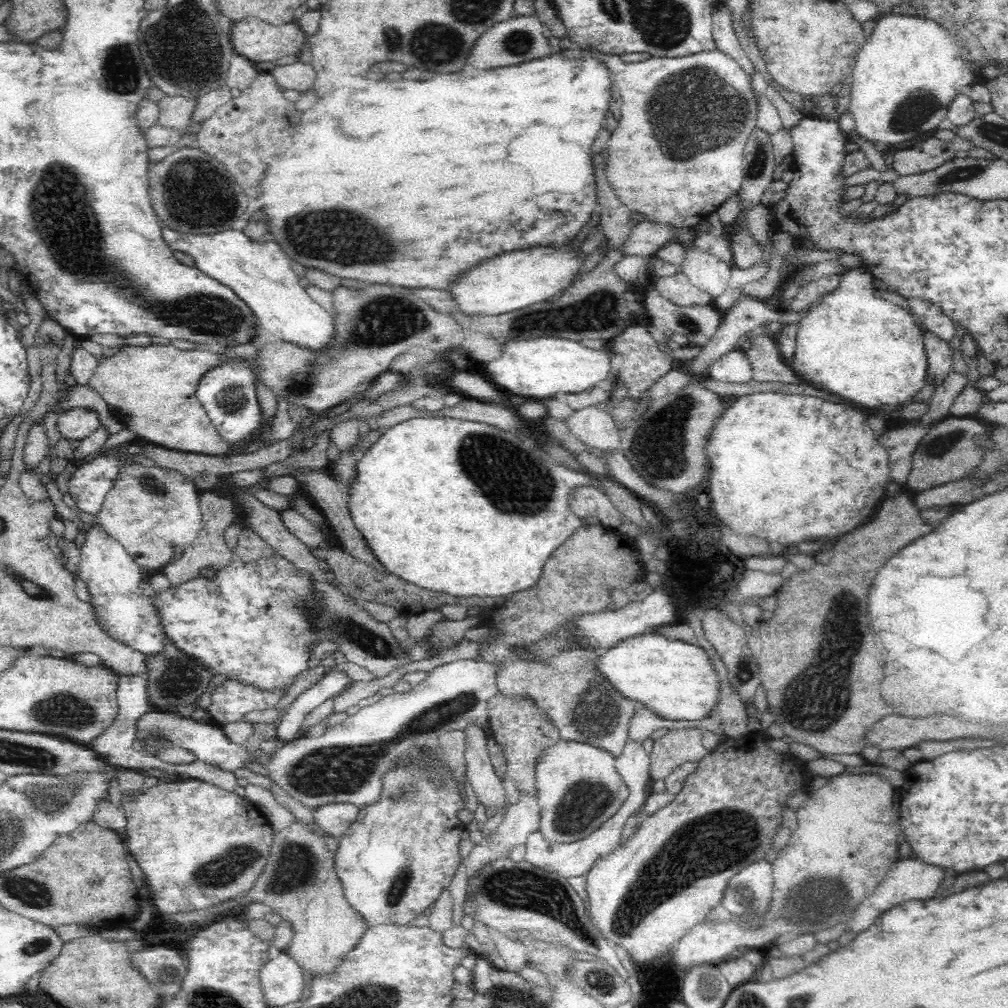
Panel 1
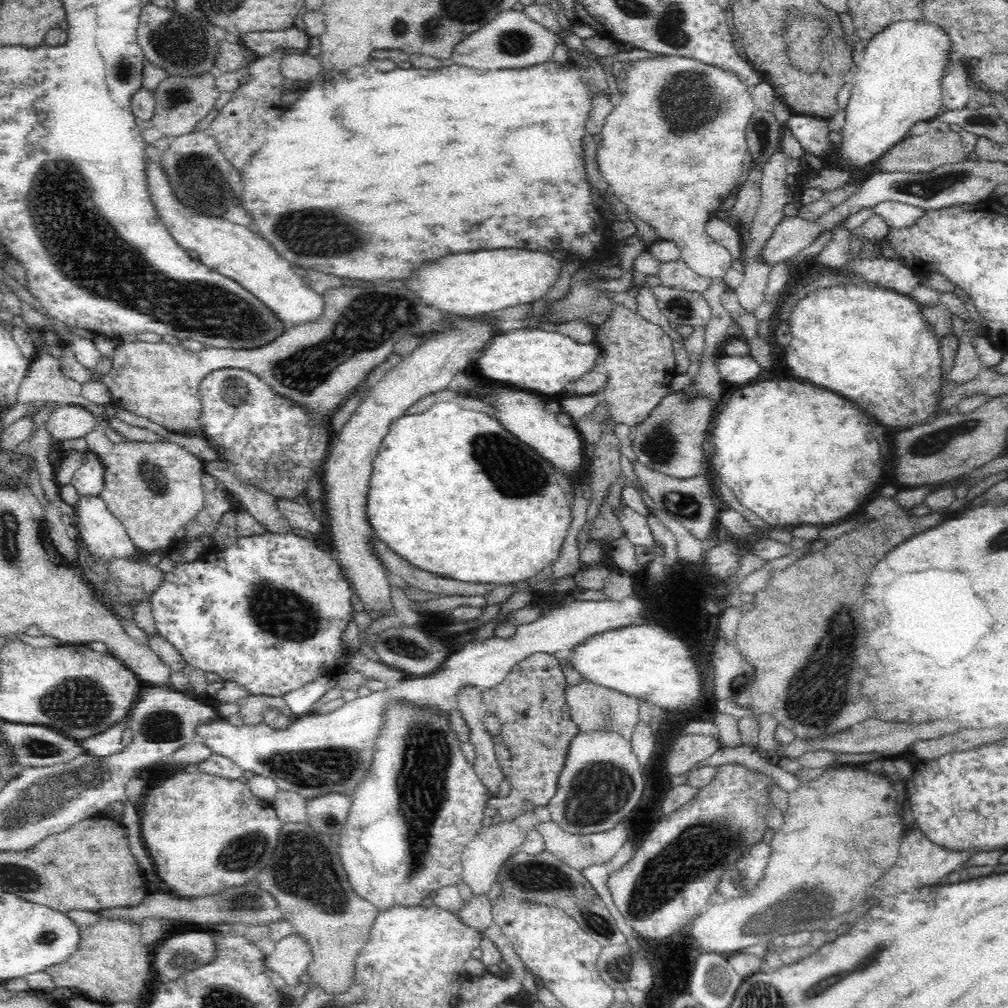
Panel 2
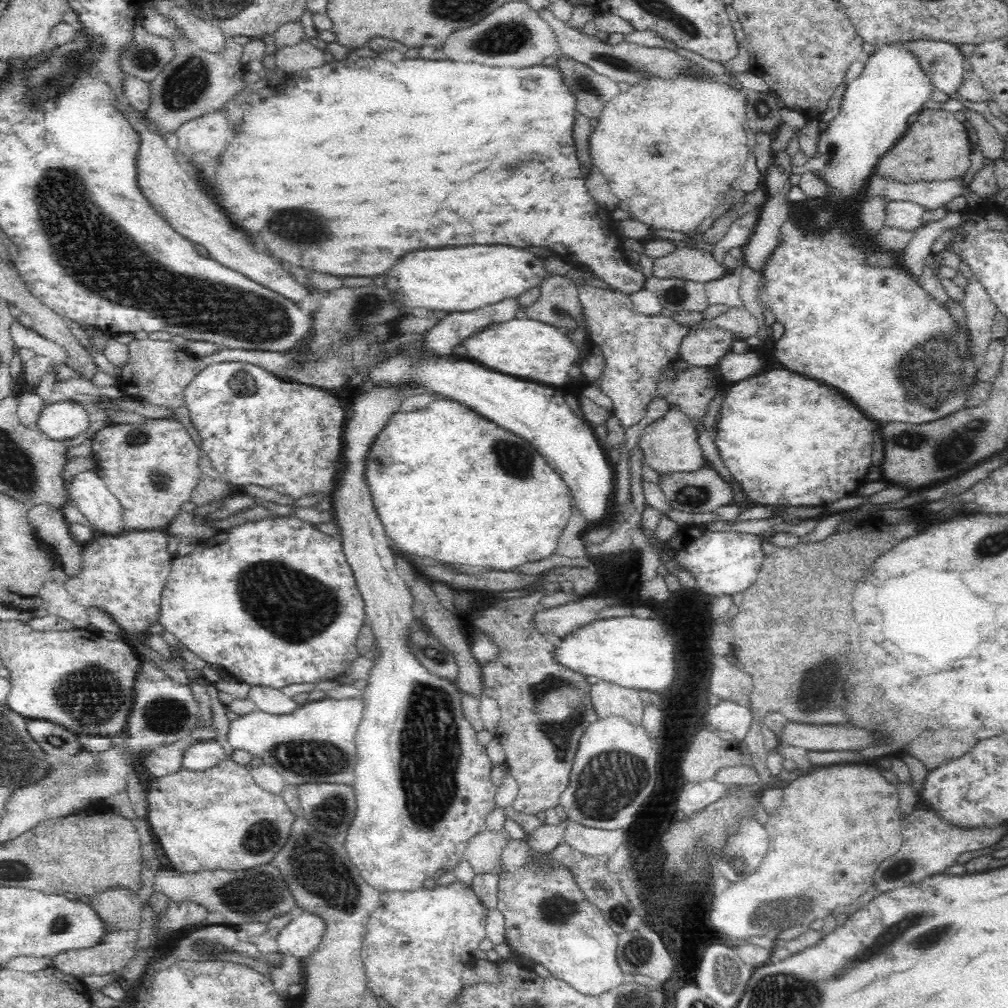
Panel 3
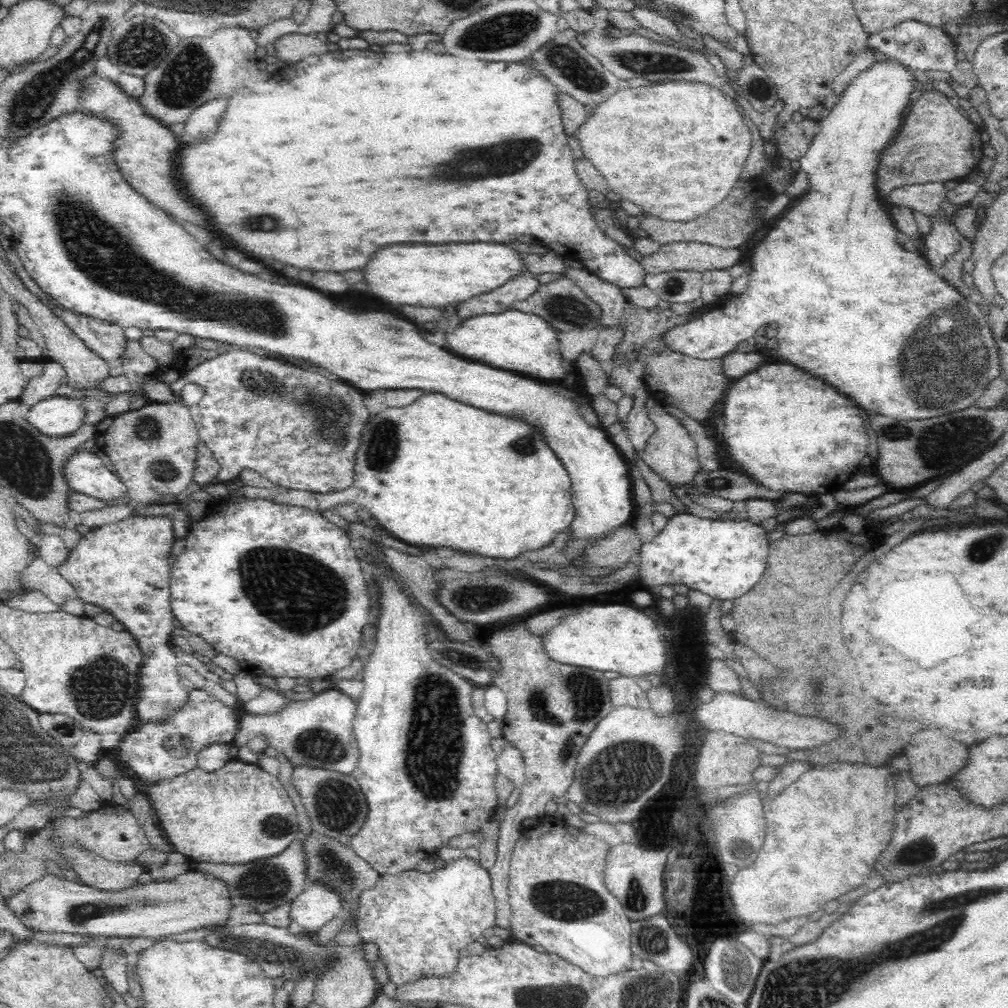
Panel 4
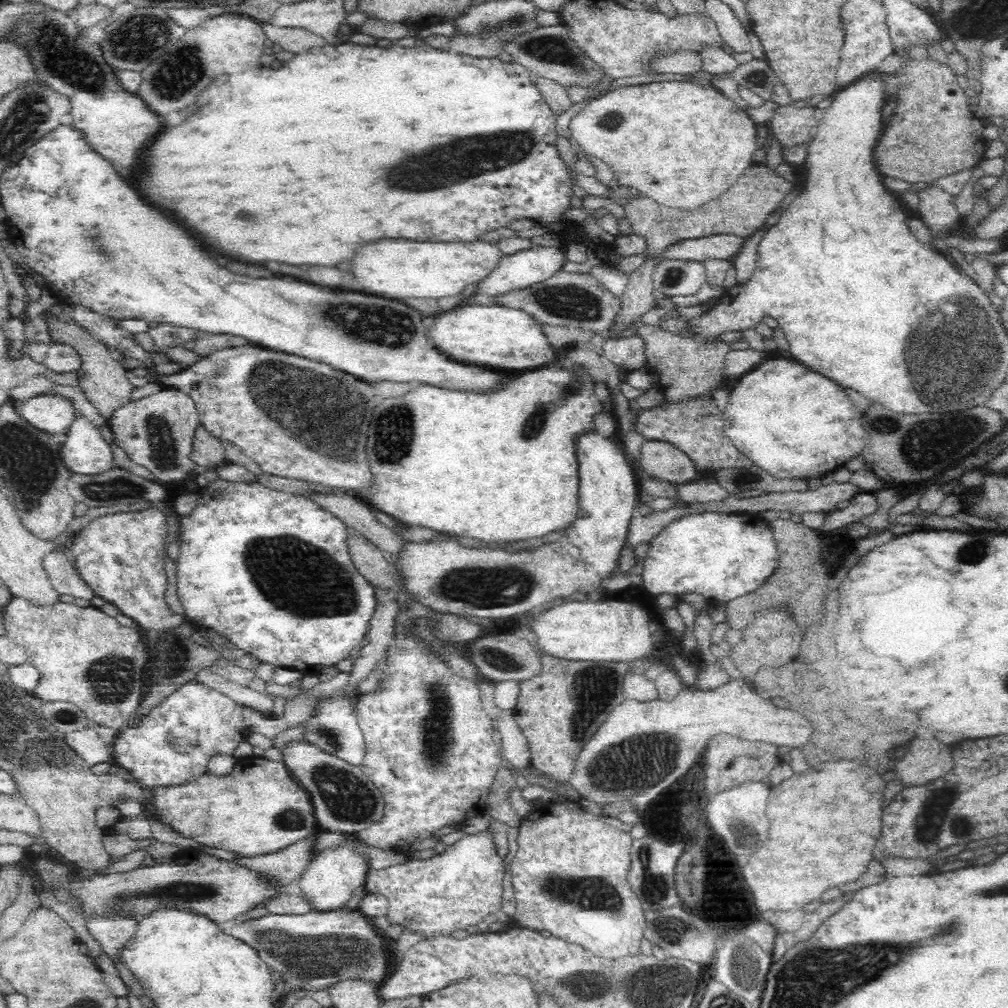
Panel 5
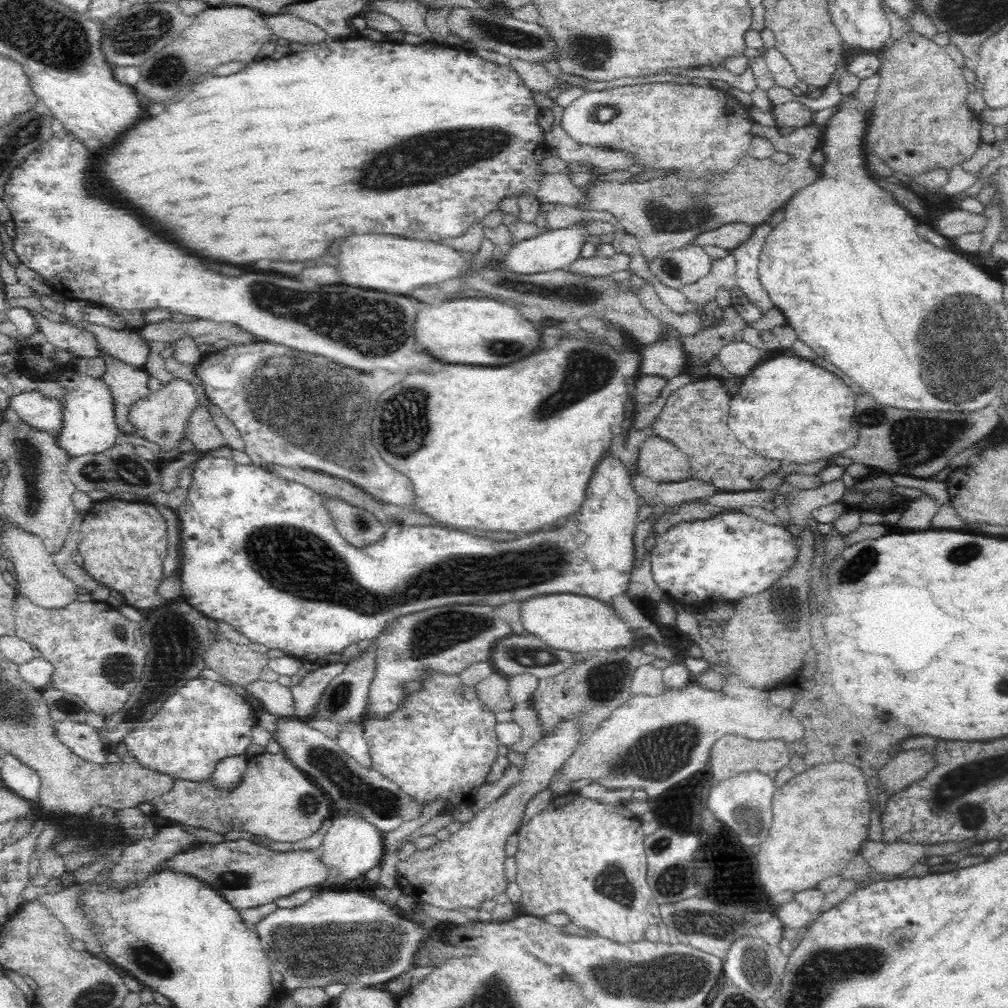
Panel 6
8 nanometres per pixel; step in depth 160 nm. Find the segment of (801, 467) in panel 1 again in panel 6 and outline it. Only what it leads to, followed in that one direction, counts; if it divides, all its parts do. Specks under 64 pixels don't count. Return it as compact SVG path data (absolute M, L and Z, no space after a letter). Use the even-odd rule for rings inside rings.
M778 355L739 379L738 385L738 393L730 402L728 426L748 449L764 457L780 459L784 464L807 464L838 456L857 441L858 431L851 425L856 394L836 374L811 360L799 355Z

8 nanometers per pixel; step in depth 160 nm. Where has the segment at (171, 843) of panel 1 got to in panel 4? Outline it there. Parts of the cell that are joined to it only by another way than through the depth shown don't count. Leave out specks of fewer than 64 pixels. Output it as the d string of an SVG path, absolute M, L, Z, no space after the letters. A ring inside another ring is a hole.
M236 758L216 772L204 771L198 767L178 778L158 782L148 790L148 798L154 816L158 817L159 826L162 826L164 838L176 847L176 852L192 863L252 863L280 854L301 833L298 811L279 776L262 770L257 764Z

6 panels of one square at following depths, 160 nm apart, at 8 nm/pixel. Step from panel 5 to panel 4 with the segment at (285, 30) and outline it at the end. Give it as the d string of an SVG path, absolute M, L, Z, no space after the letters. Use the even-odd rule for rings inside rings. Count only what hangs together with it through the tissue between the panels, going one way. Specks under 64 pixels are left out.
M298 33L281 36L272 43L276 56L285 64L298 62L305 56L320 54L331 49L330 45L322 43L316 36Z

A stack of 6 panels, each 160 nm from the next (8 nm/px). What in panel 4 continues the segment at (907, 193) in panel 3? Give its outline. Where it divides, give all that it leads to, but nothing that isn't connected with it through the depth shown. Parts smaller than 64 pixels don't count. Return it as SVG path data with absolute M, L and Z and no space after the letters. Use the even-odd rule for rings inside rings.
M944 182L908 184L890 191L889 203L893 206L909 207L926 216L936 214L940 201L947 196Z

